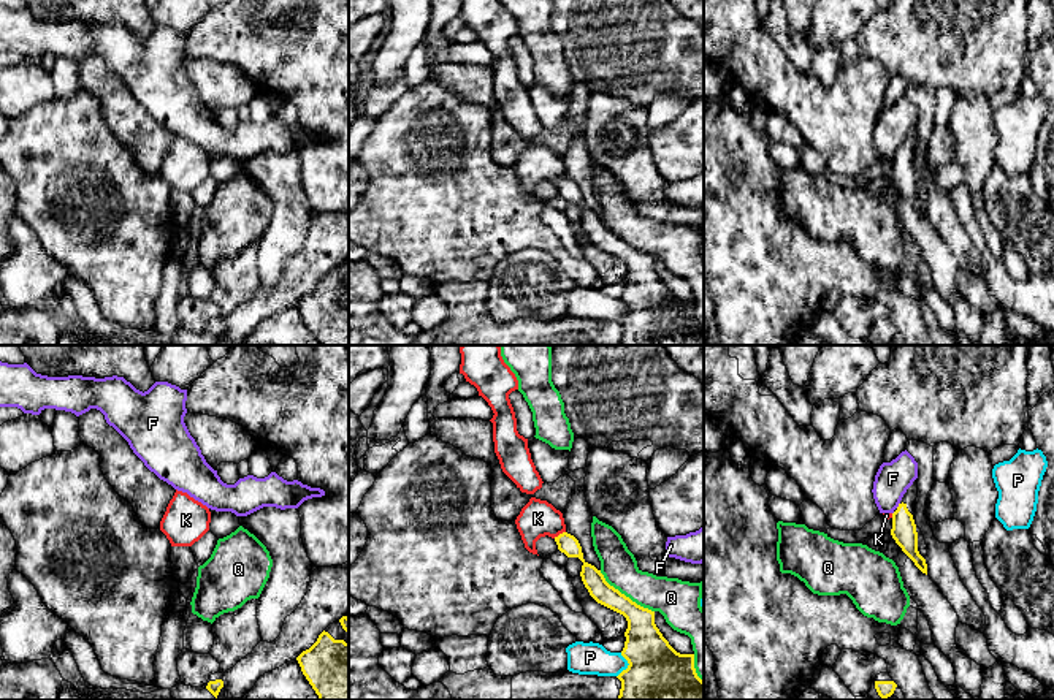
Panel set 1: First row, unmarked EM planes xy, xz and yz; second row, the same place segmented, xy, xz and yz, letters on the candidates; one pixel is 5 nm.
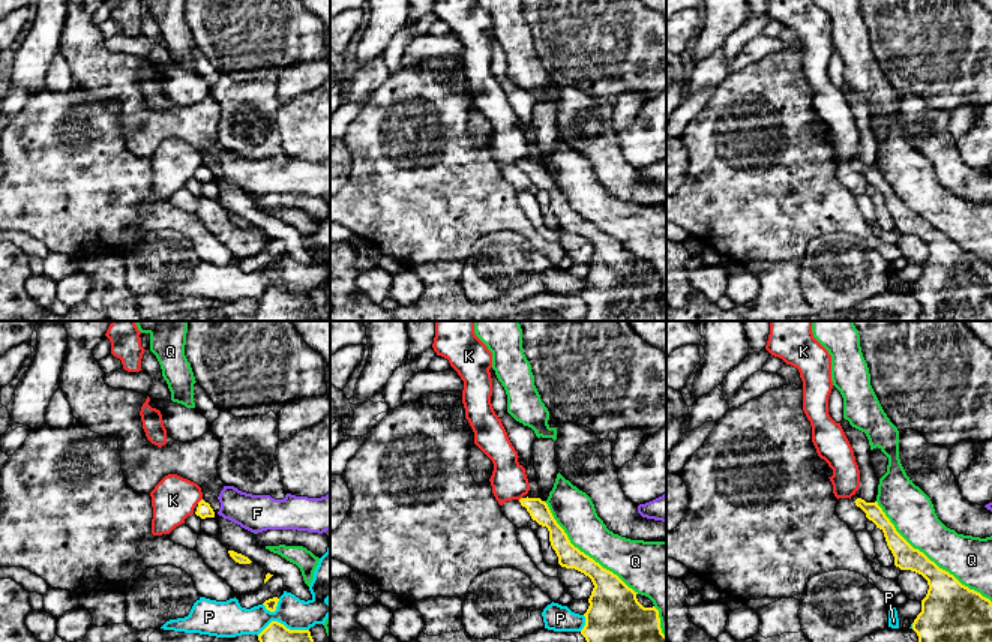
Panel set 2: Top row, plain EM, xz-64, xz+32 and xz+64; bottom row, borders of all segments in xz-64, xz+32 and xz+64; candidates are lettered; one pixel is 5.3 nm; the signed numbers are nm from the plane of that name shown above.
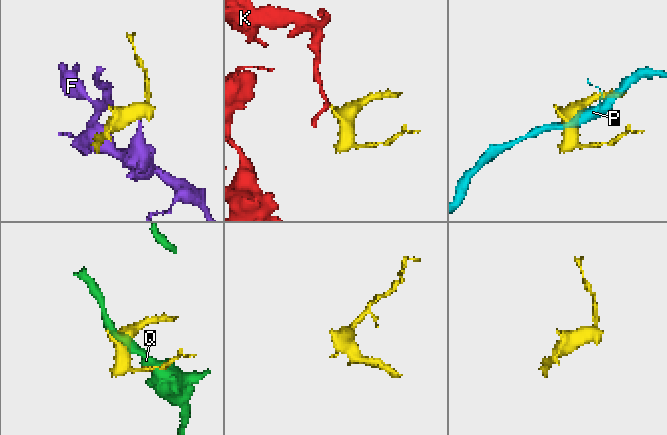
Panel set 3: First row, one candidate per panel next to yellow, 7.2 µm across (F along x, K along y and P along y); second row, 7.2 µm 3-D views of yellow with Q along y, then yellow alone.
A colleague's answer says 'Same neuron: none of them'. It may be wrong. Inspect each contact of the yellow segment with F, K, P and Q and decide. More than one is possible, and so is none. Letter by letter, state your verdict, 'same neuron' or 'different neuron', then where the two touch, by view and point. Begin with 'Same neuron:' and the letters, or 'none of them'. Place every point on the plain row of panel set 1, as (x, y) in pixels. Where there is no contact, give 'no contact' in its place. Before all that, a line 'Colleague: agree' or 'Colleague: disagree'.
Colleague: agree
Same neuron: none of them
F: different neuron | yz (899, 151)
K: different neuron | xz (560, 179)
P: different neuron | xz (628, 311)
Q: different neuron | xz (623, 239)

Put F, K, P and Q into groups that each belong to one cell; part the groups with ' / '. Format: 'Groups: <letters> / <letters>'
Groups: F / K / P / Q

